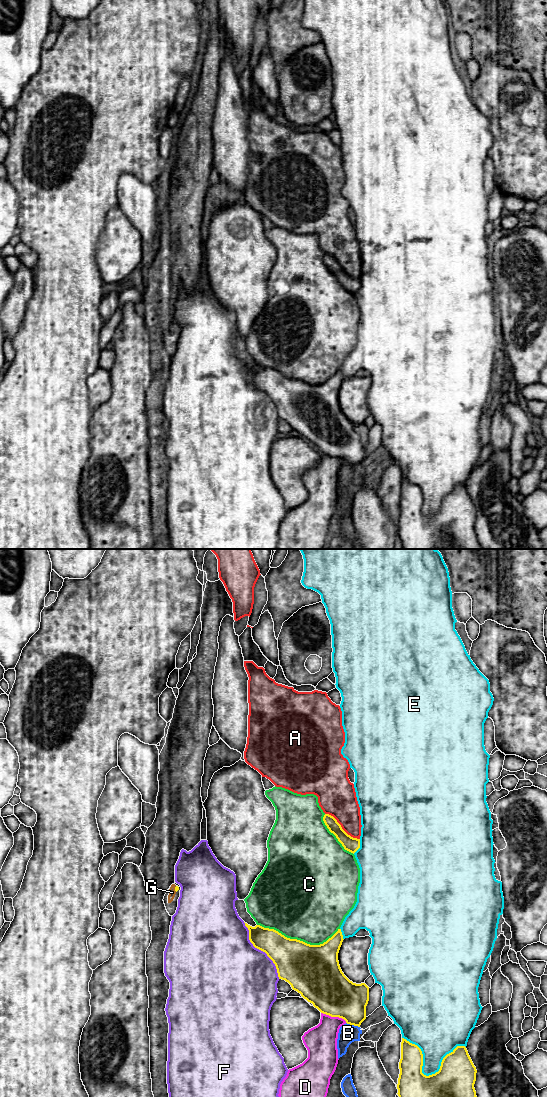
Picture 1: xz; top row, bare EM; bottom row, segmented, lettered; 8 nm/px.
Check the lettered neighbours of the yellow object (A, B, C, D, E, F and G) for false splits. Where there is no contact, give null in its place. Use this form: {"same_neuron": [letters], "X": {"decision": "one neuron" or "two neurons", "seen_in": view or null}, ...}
{"same_neuron": ["G"], "A": {"decision": "two neurons", "seen_in": "xz"}, "B": {"decision": "two neurons", "seen_in": "xz"}, "C": {"decision": "two neurons", "seen_in": "xz"}, "D": {"decision": "two neurons", "seen_in": "xz"}, "E": {"decision": "two neurons", "seen_in": "xz"}, "F": {"decision": "two neurons", "seen_in": "xz"}, "G": {"decision": "one neuron", "seen_in": "xz"}}

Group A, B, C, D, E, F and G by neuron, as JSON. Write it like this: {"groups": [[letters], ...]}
{"groups": [["A"], ["B"], ["C"], ["D"], ["E"], ["F"], ["G"]]}

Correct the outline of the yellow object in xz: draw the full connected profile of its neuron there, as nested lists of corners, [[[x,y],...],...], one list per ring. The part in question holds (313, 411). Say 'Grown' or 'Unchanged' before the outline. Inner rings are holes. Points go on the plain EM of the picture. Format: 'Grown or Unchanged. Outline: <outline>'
Unchanged. Outline: [[[245,363],[249,370],[249,380],[253,386],[267,394],[276,406],[279,419],[288,422],[292,429],[301,434],[308,442],[312,443],[321,453],[331,457],[339,457],[347,464],[360,467],[366,459],[366,446],[369,441],[369,427],[365,423],[356,424],[350,421],[342,412],[338,393],[343,382],[341,369],[320,385],[310,385],[297,379],[290,379],[274,369],[264,368],[260,365],[252,367]]]

